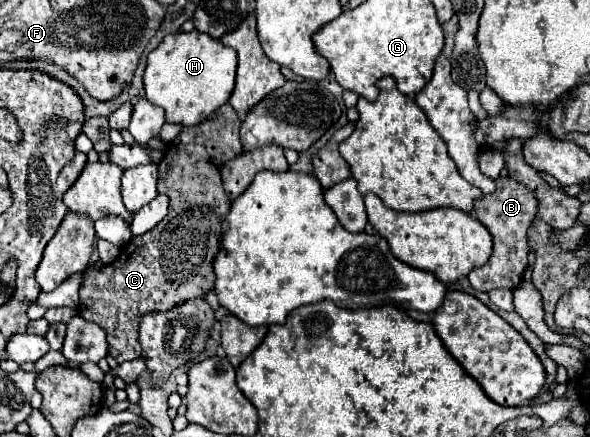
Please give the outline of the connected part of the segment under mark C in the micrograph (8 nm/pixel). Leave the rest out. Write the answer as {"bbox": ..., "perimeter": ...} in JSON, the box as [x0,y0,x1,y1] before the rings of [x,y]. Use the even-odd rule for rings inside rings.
{"bbox":[78,104,242,364],"perimeter":[[[224,104],[222,108],[218,108],[218,112],[214,112],[214,116],[208,116],[202,124],[198,124],[198,126],[194,126],[194,128],[182,128],[182,132],[178,134],[178,138],[168,144],[168,148],[166,148],[166,152],[164,152],[164,158],[162,158],[162,162],[158,164],[158,170],[160,170],[160,176],[158,176],[158,192],[164,192],[164,194],[170,198],[170,208],[168,208],[166,218],[164,218],[160,224],[156,224],[156,228],[152,228],[150,232],[144,232],[142,236],[134,236],[134,238],[120,250],[118,258],[116,258],[112,264],[104,264],[102,268],[96,268],[94,264],[90,264],[88,270],[84,272],[82,286],[80,286],[80,308],[78,308],[78,314],[80,314],[82,318],[86,318],[86,320],[92,320],[92,322],[100,324],[100,326],[106,330],[106,334],[108,334],[108,352],[110,352],[110,356],[114,356],[114,358],[118,360],[118,364],[122,364],[122,362],[126,362],[126,360],[136,360],[136,358],[140,358],[140,350],[142,350],[142,348],[138,348],[138,324],[142,322],[142,316],[144,316],[146,312],[168,312],[170,308],[174,308],[174,306],[178,306],[178,304],[182,304],[182,302],[186,302],[186,300],[206,296],[206,294],[214,288],[214,270],[212,270],[212,264],[214,264],[214,256],[216,256],[216,252],[218,252],[218,248],[220,248],[220,242],[222,242],[222,222],[224,222],[224,218],[226,218],[228,212],[230,212],[230,200],[228,200],[228,196],[226,196],[226,192],[224,192],[224,188],[222,188],[222,180],[220,180],[220,166],[222,166],[224,162],[228,162],[228,160],[232,160],[232,158],[236,158],[236,156],[242,154],[240,124],[242,124],[242,120],[240,120],[240,116],[234,112],[234,108],[232,108],[230,104]]]}

